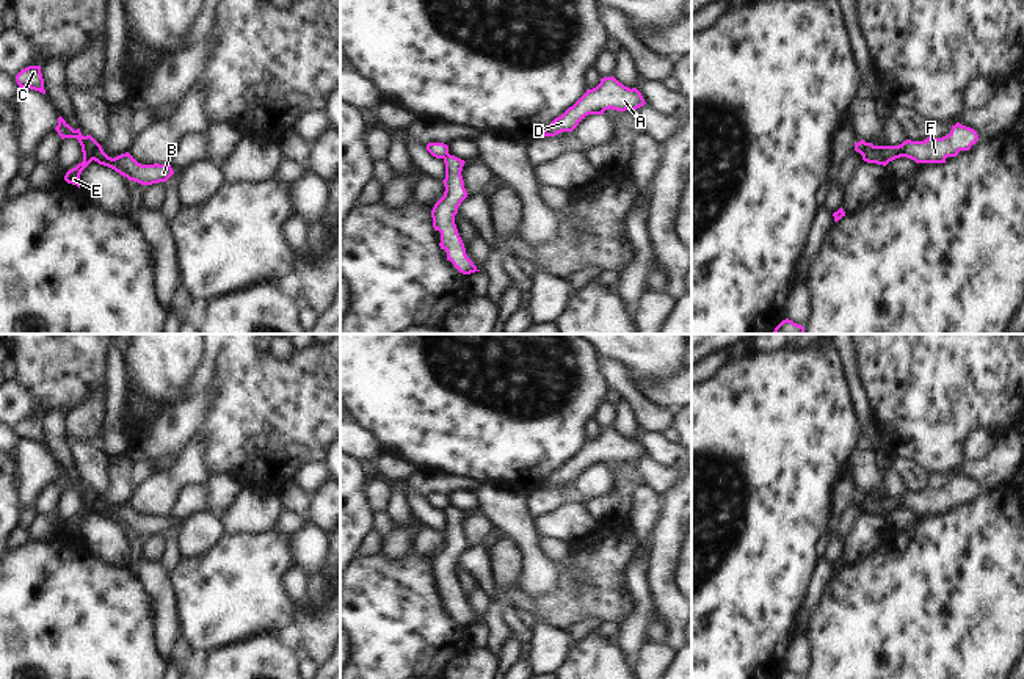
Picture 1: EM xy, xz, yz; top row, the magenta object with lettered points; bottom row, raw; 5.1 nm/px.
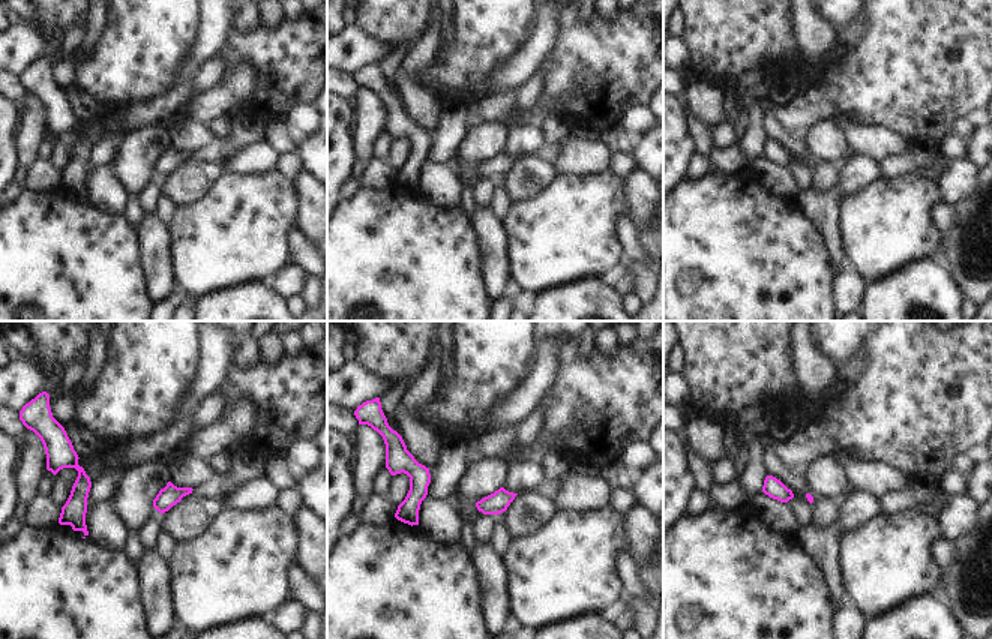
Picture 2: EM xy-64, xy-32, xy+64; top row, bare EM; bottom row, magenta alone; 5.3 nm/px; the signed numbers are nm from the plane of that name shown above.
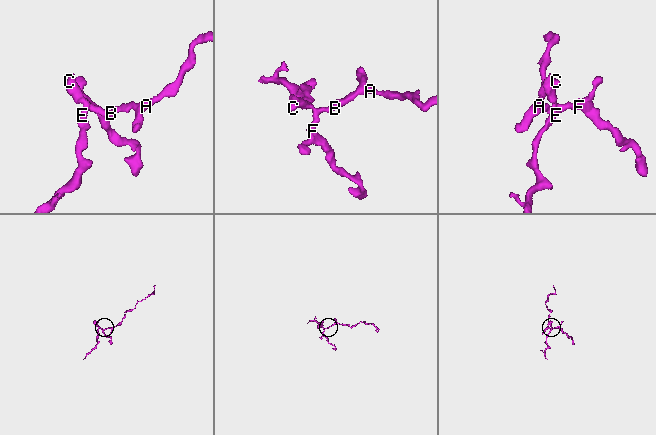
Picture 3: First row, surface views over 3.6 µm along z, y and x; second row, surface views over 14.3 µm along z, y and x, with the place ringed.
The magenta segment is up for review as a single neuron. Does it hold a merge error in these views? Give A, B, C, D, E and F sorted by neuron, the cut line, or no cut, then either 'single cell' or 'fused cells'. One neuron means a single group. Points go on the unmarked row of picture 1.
A B D F / C E; cut in xy along (98, 494), (91, 510); fused cells

